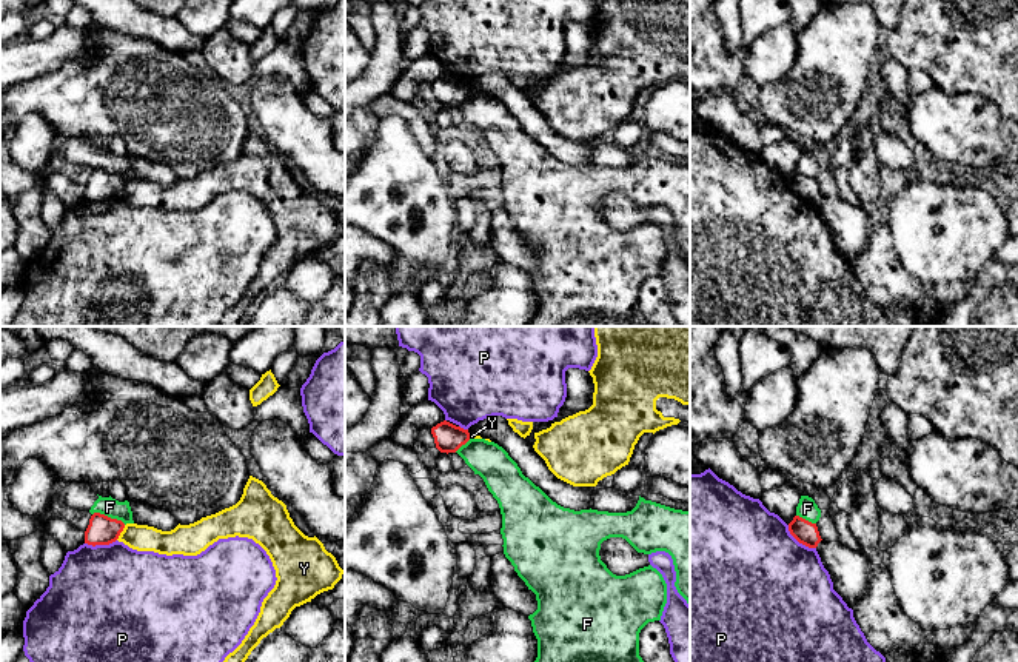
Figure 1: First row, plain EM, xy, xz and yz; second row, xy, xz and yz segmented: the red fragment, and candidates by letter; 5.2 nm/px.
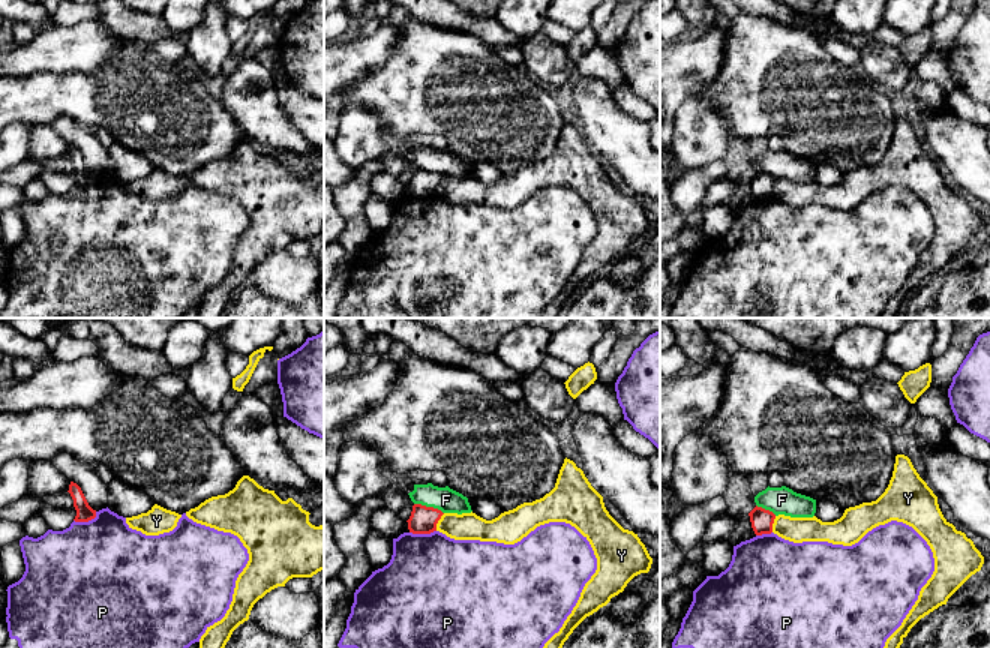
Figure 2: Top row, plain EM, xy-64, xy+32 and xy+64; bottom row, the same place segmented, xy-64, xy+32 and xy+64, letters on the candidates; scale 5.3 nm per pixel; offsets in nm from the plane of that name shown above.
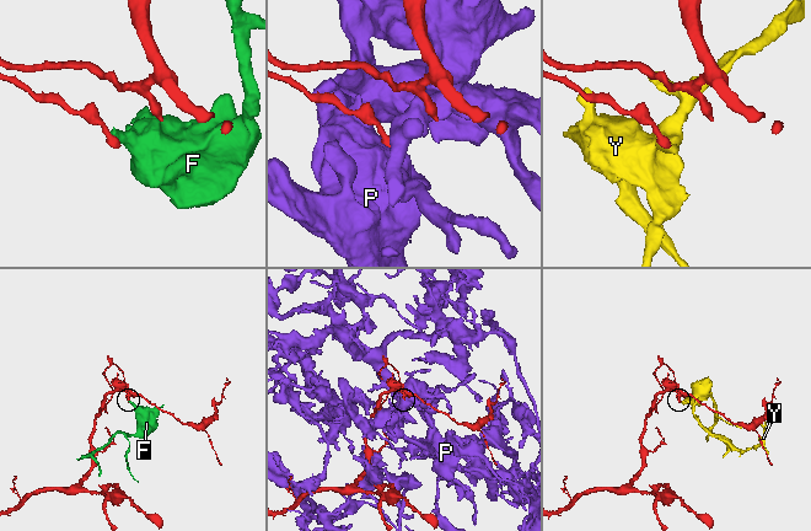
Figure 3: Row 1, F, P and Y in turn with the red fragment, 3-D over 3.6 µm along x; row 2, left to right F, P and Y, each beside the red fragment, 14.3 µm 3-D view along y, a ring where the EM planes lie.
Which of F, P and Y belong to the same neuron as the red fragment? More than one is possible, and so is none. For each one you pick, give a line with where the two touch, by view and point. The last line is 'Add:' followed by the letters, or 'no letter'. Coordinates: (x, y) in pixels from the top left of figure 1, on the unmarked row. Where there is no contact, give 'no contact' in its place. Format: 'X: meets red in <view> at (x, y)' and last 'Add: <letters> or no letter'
Add: no letter

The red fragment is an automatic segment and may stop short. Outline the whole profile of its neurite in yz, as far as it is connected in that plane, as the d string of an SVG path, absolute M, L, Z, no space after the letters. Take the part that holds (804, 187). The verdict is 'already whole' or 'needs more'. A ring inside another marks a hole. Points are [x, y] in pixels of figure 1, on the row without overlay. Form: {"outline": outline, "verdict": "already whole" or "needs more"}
{"outline": "M795 171L789 179L789 186L799 199L809 203L816 203L822 196L816 179L812 179L799 171Z", "verdict": "already whole"}

